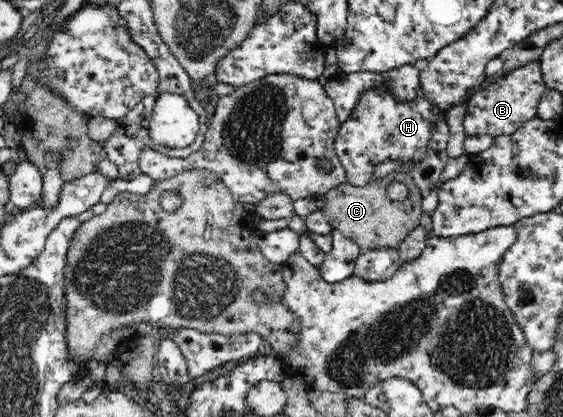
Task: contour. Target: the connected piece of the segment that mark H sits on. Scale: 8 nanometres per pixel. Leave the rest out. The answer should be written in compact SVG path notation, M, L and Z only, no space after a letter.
M387 90L366 92L354 107L350 118L339 128L334 150L345 170L345 182L365 186L374 180L376 166L384 160L420 162L426 156L430 142L430 126L444 120L446 111L431 104L420 90L416 103L399 103Z

